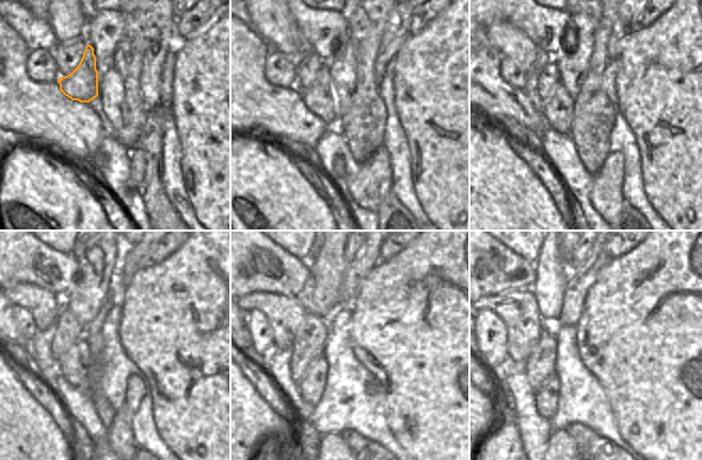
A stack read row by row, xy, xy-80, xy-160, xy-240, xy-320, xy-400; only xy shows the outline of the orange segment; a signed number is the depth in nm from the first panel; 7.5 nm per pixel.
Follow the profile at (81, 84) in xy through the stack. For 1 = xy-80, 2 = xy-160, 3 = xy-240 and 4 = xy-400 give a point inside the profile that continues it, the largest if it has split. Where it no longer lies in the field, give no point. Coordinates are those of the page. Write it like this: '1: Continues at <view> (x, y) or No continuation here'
1: Continues at xy-80 (319, 97)
2: Continues at xy-160 (558, 110)
3: Continues at xy-240 (75, 364)
4: Continues at xy-400 (546, 399).

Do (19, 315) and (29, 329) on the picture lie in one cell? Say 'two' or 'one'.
one

